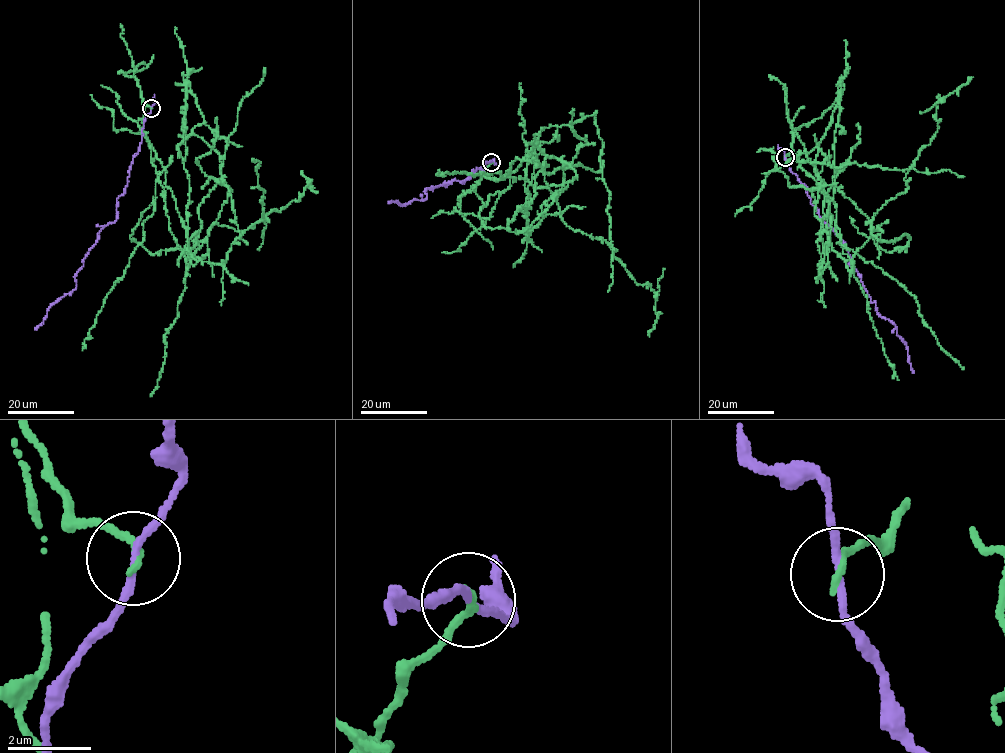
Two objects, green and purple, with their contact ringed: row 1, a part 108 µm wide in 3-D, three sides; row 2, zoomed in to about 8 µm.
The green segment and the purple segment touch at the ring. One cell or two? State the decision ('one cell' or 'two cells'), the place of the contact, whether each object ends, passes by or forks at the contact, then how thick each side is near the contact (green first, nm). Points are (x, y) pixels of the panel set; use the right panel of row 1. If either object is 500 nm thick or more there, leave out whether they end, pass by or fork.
two cells | (785, 157) | green ends | purple passes by | 180/150 nm

